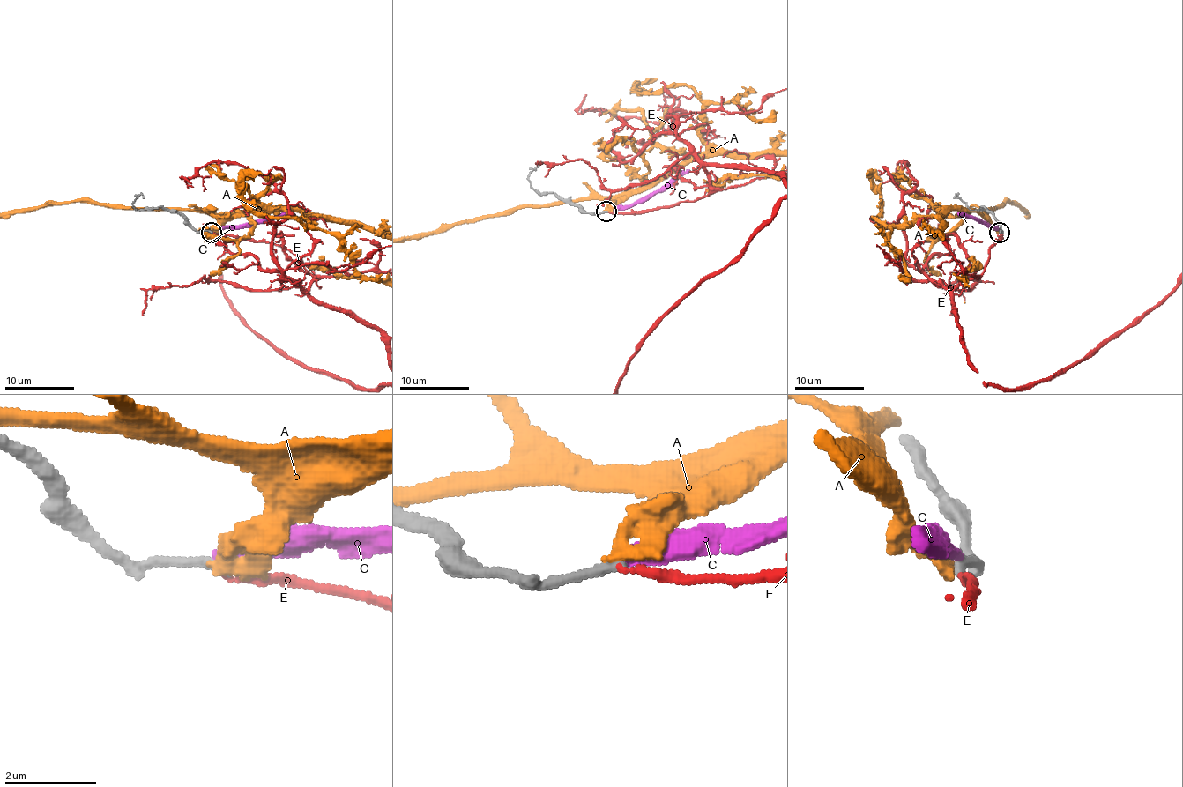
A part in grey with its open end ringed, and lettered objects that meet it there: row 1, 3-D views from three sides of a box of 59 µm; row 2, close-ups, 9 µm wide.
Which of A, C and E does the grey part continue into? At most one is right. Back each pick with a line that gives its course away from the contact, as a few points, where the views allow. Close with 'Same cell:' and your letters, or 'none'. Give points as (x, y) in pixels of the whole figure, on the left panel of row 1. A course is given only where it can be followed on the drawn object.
Same cell: E

